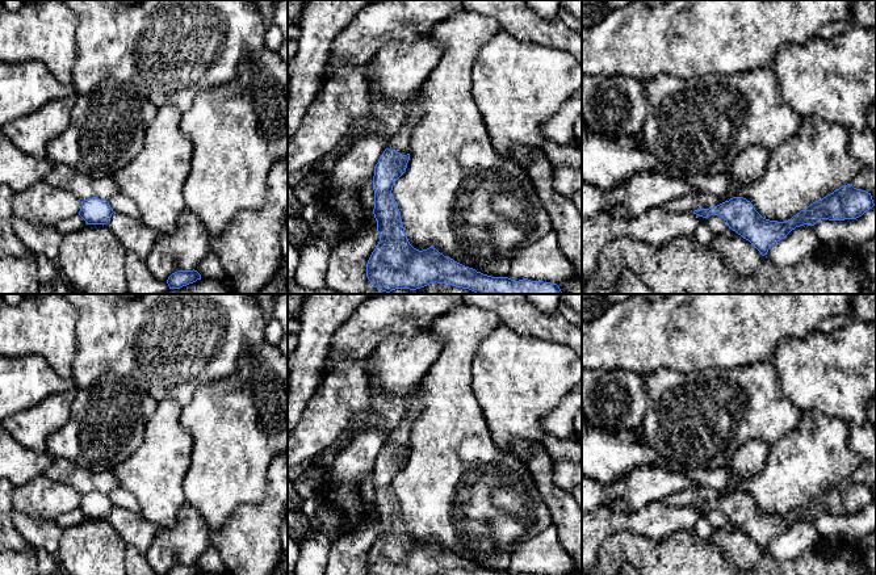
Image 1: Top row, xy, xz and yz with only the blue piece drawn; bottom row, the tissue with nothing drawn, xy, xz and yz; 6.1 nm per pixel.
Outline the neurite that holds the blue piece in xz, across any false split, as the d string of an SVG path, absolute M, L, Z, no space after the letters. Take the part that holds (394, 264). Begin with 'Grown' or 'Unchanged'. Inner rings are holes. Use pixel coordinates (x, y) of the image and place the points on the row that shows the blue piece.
Unchanged. M386 148L374 167L373 190L380 242L366 264L370 284L386 293L395 289L416 290L429 284L448 284L475 294L562 294L557 284L514 281L491 277L444 256L436 248L414 248L405 232L393 185L406 172L410 154Z

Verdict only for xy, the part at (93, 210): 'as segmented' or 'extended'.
as segmented

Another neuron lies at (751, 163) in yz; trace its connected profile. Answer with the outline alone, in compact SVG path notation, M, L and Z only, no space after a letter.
M749 146L734 160L730 168L733 176L741 186L747 186L758 180L766 171L771 154L760 146Z

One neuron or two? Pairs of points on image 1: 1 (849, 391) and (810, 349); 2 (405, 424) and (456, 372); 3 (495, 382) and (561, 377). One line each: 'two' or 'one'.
1: one
2: two
3: one

